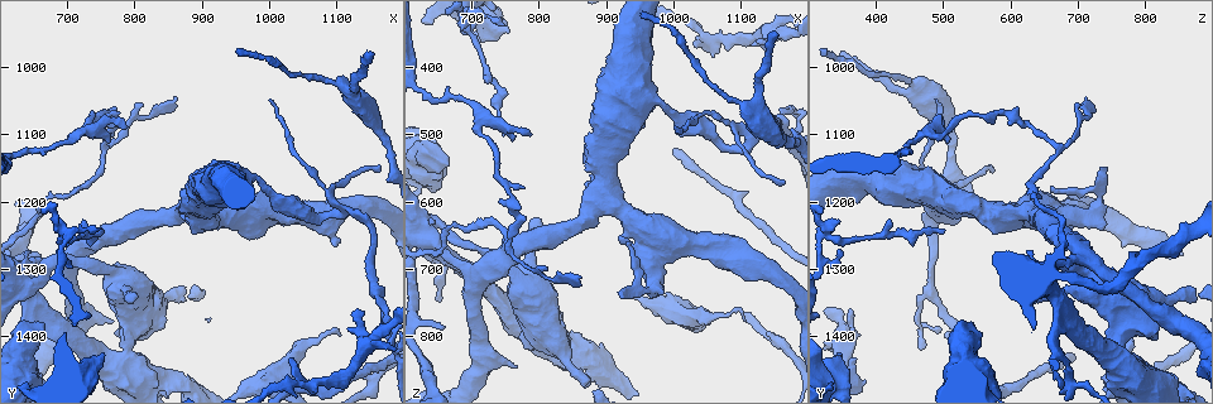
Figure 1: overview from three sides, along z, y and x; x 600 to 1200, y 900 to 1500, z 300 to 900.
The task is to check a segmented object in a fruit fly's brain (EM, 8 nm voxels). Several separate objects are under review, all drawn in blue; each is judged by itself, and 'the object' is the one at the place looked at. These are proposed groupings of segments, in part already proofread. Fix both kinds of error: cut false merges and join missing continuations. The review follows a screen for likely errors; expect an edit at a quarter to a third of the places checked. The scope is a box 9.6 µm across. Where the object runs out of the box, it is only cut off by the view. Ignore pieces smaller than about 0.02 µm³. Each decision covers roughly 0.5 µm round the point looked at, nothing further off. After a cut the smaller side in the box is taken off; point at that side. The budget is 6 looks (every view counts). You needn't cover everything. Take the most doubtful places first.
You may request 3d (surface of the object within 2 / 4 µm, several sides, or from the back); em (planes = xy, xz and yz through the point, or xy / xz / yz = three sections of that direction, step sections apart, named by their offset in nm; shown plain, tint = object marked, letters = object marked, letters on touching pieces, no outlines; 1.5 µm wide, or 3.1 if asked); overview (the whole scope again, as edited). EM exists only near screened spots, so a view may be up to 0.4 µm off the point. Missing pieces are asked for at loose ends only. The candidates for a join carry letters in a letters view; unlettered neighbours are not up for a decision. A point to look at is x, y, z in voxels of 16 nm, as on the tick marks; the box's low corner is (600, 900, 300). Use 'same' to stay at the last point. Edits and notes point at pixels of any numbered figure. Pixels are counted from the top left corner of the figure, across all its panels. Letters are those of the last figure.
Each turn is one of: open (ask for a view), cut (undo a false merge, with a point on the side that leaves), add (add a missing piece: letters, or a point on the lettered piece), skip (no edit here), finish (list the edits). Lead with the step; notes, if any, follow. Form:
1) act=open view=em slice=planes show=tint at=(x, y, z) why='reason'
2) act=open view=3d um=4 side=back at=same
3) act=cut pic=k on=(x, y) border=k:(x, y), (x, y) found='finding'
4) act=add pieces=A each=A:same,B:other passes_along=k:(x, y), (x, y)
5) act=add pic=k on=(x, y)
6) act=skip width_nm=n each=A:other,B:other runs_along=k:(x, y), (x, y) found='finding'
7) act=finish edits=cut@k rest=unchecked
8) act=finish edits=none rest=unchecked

act=open view=3d um=2 at=(745, 1245, 500) why='free end'

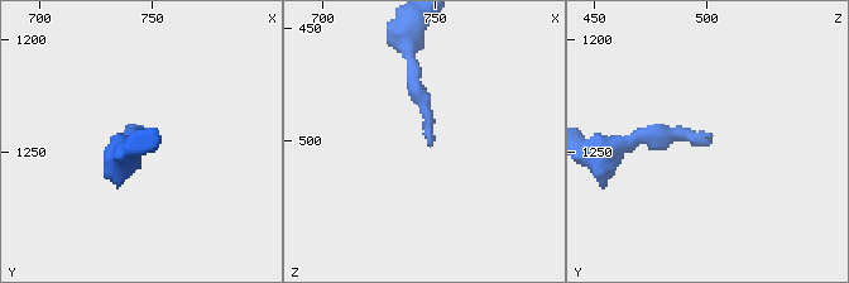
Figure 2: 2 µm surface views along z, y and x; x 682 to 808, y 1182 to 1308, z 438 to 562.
act=open view=em slice=planes show=letters at=(748, 1243, 504)

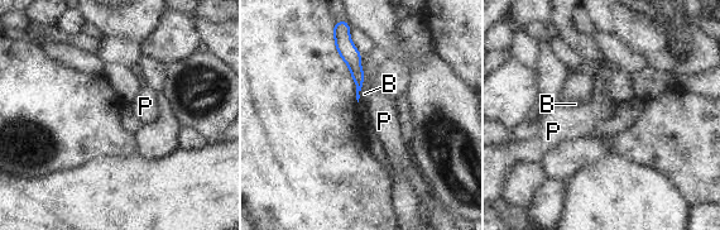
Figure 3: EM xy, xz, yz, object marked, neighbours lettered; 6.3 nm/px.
act=skip longest_contact=B:180nm each=B:other,P:other runs_along=3:(339, 42), (353, 57), (359, 84) found='none of them fits'

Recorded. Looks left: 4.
act=open view=em slice=xz step=4 show=letters at=(1140, 1360, 365) why='thin end'

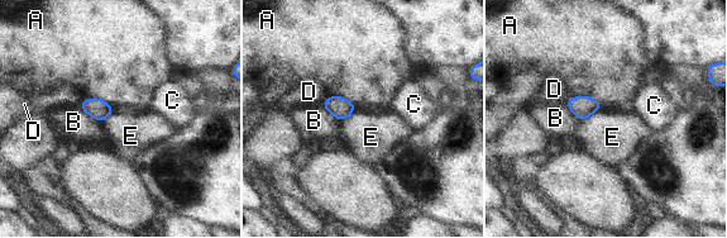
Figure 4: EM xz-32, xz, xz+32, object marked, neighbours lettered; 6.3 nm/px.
act=skip longest_contact=A:190nm each=A:other,B:other,C:other,D:other,E:other border=4:(79, 106), (101, 122) found='none of them fits'

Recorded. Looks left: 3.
act=open view=3d um=4 at=(1150, 980, 345) why='an open end'

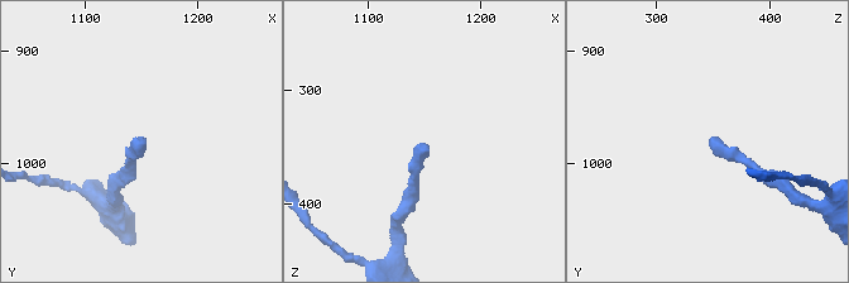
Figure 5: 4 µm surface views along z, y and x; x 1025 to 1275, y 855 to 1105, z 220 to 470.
act=open view=em slice=planes show=letters at=(1144, 978, 346) why='shape alone is not enough'

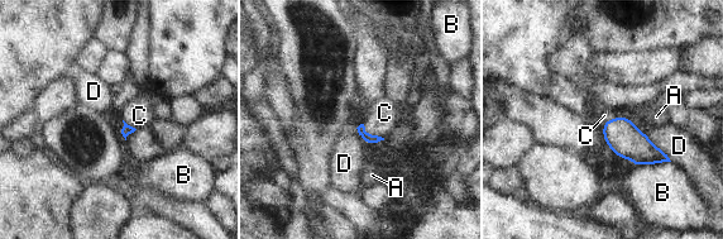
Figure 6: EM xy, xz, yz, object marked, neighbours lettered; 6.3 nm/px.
act=add pieces=C each=A:other,B:other,C:same,D:other passes_along=6:(372, 139), (370, 135), (384, 113) found='it goes on there'

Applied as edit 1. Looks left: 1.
act=finish edits=add@6 rest=unchecked

